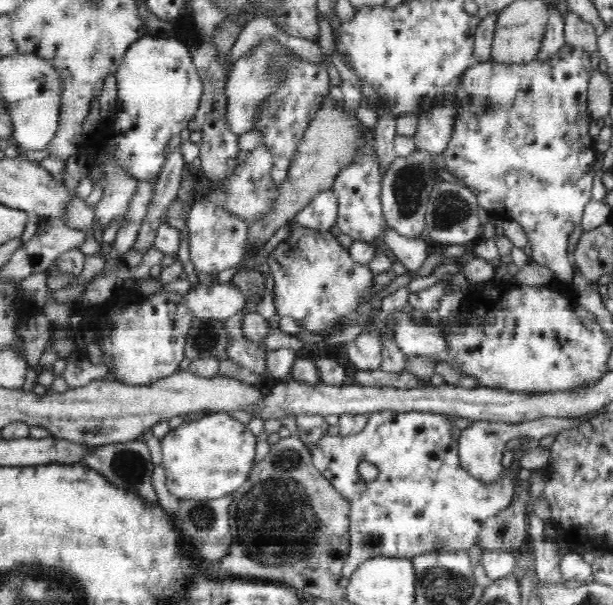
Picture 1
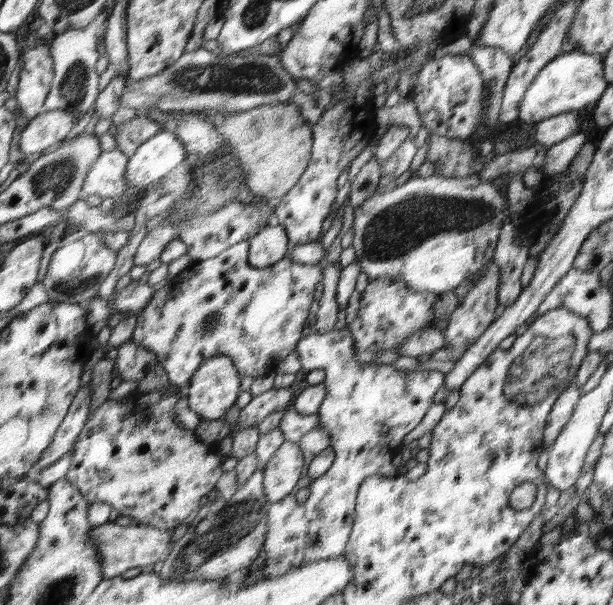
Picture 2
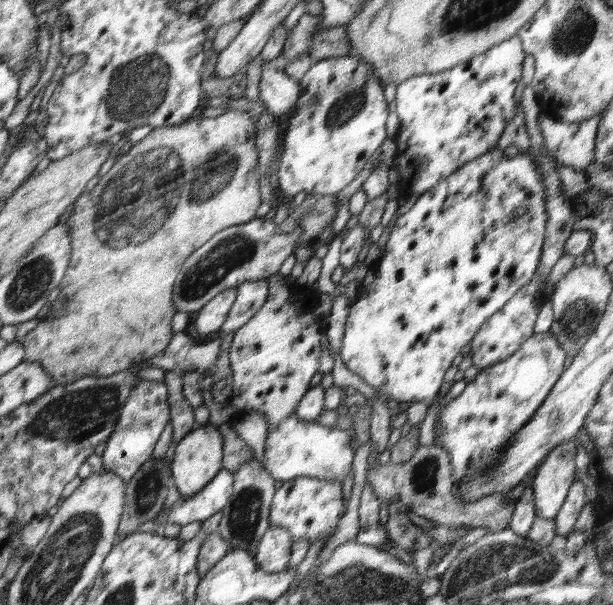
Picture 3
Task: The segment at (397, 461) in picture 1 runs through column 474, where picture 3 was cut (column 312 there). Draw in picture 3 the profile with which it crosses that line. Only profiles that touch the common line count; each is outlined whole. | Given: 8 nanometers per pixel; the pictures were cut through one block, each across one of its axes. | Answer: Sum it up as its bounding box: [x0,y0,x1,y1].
[269,476,346,544]

